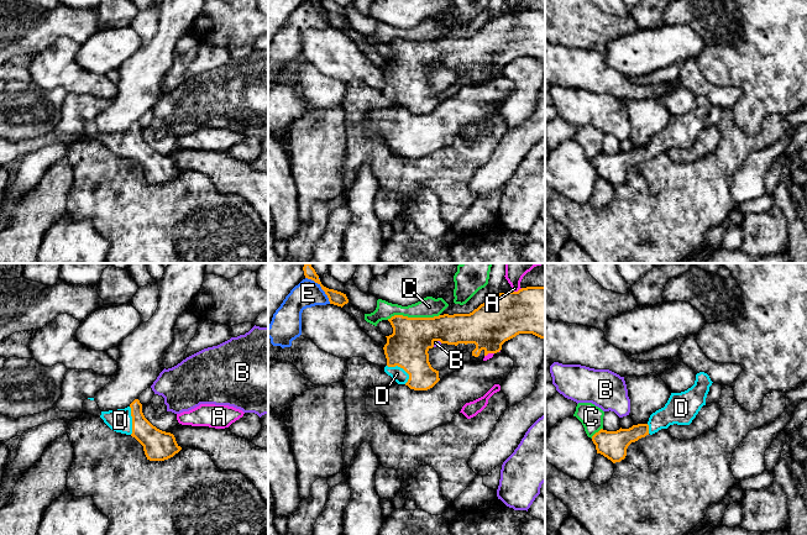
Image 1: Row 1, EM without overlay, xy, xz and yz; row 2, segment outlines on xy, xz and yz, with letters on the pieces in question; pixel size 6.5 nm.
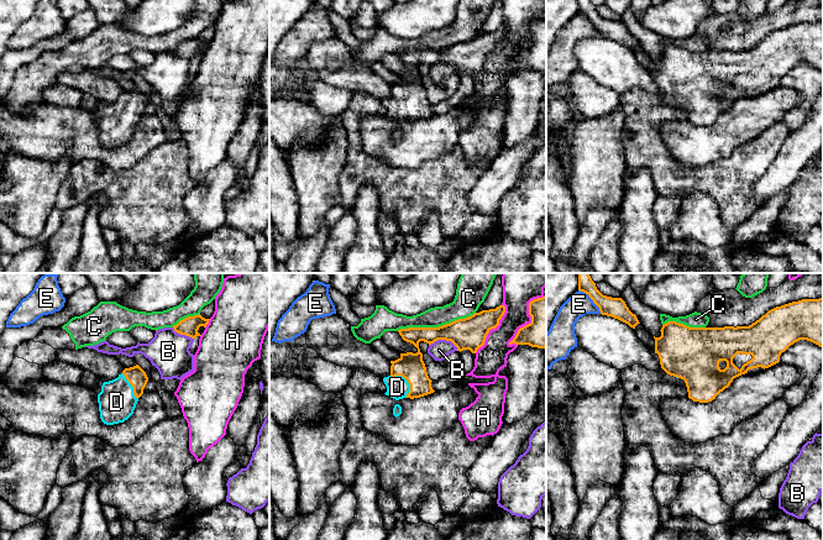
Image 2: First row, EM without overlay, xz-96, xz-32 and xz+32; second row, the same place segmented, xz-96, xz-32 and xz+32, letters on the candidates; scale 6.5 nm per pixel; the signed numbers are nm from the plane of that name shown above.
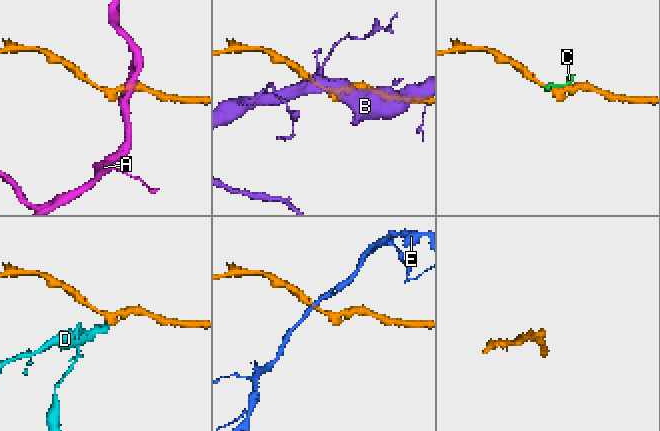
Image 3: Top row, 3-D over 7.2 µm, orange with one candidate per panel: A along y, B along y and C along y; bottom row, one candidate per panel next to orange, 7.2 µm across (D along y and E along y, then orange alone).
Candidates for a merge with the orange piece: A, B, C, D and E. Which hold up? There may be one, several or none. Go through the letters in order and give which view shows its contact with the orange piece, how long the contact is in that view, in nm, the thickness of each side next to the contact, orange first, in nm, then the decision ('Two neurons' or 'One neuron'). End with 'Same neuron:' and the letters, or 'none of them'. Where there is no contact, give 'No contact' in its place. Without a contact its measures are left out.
A: Touches orange in xz. Shared border 80 nm. Thickness 320 nm (orange) against 170 nm. Two neurons
B: Touches orange in xz. Shared border 70 nm. Thickness 280 nm (orange) against 30 nm. Two neurons
C: Touches orange in xz. Shared border 340 nm. Thickness 280 nm (orange) against 140 nm. Two neurons
D: Touches orange in xz. Shared border 180 nm. Thickness 280 nm (orange) against 90 nm. One neuron
E: Touches orange in xz. Shared border 240 nm. Thickness 90 nm (orange) against 170 nm. Two neurons
Same neuron: D

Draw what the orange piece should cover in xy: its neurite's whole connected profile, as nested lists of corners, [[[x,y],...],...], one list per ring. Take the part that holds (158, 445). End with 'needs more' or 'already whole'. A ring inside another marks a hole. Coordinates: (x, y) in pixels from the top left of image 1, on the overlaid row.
[[[138,399],[125,409],[101,411],[100,418],[111,430],[135,437],[150,461],[168,460],[182,450],[173,434],[157,429],[145,418]]]; needs more

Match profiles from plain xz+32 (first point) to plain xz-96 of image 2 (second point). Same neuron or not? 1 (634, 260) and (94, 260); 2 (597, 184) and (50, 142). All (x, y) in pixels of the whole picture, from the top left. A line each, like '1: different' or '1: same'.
1: same
2: different

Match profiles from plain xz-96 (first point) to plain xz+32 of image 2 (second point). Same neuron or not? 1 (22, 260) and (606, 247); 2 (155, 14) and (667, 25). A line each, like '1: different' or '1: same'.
1: different
2: same

